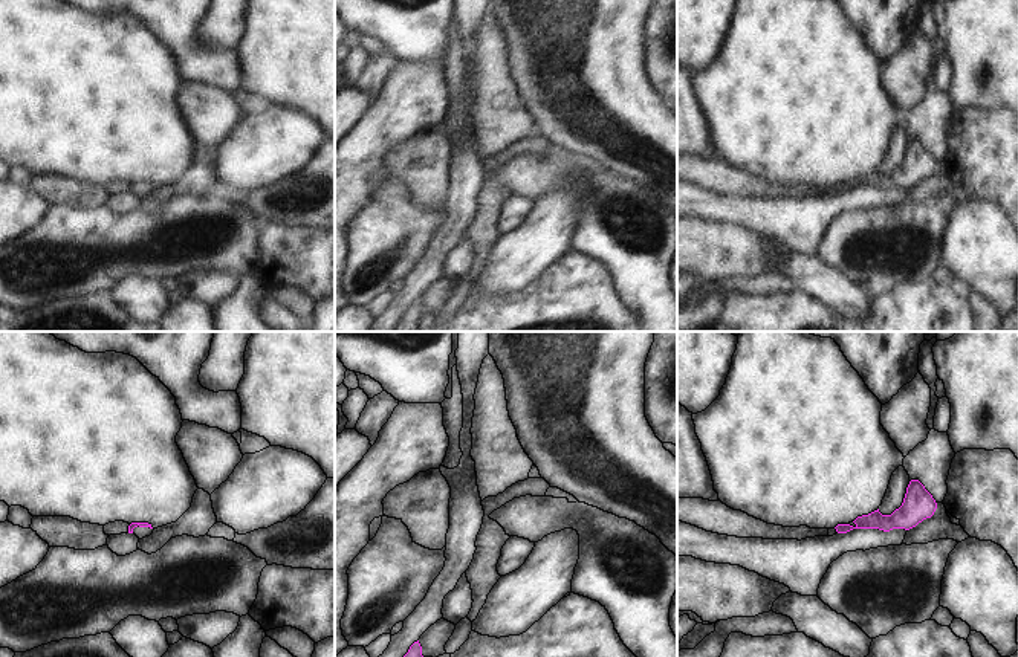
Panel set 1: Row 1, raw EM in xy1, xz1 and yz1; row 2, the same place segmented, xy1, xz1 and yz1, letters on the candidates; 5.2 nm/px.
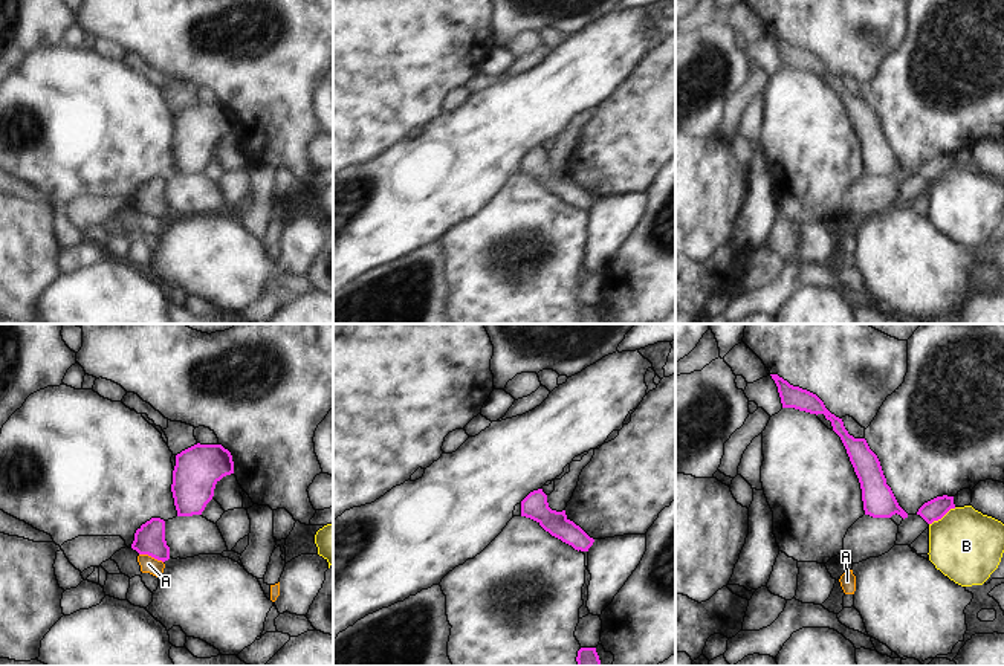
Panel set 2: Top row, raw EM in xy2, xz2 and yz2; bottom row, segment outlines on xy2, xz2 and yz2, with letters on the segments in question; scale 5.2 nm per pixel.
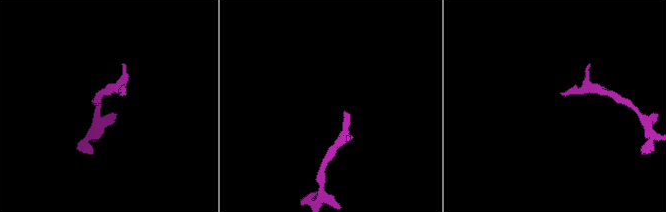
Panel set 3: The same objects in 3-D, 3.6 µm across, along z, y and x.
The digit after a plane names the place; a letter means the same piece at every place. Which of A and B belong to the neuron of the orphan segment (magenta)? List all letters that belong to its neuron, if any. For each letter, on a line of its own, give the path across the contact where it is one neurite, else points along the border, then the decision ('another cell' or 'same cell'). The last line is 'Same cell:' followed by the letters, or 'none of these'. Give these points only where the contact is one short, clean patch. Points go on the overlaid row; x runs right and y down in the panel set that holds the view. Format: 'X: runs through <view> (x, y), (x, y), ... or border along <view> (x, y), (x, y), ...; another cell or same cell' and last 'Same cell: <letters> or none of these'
A: border along xy2 (139, 553), (147, 553), (162, 562); another cell
B: border along yz2 (955, 507), (951, 507), (929, 524); another cell
Same cell: none of these

